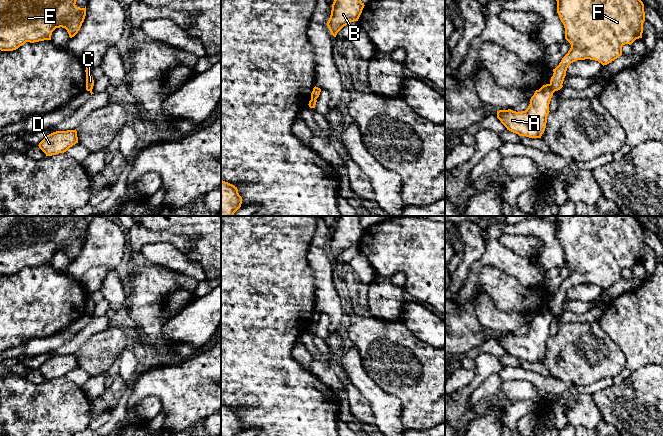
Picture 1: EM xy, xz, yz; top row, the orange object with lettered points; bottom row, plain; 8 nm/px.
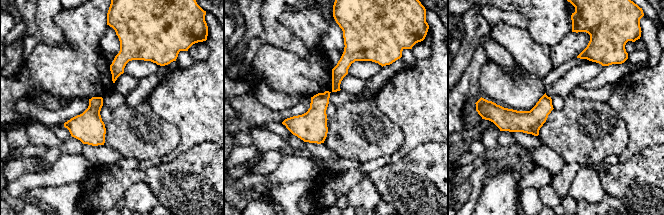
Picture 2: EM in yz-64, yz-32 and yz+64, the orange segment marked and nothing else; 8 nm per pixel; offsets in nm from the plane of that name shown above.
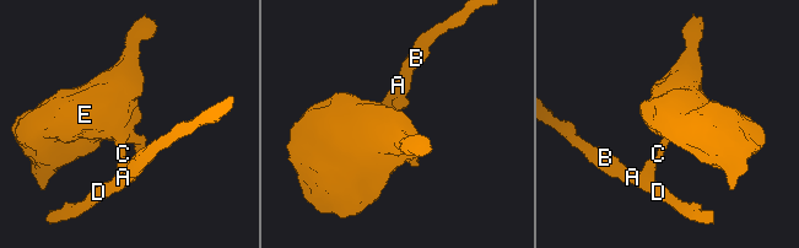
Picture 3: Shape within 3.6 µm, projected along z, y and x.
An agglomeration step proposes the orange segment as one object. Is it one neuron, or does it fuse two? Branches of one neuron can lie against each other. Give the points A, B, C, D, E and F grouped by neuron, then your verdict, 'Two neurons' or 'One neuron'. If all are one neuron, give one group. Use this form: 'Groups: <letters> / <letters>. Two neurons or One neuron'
Groups: A B D / C E F. Two neurons

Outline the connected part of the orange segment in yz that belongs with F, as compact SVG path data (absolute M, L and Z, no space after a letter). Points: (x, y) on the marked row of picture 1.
M556 0L557 13L565 28L565 39L571 44L568 53L553 69L550 86L553 91L563 87L568 66L577 60L595 60L603 66L622 55L622 47L642 38L645 21L641 0Z

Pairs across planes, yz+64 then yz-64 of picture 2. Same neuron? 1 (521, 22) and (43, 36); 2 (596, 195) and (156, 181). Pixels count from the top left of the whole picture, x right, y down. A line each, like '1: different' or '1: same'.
1: different
2: different

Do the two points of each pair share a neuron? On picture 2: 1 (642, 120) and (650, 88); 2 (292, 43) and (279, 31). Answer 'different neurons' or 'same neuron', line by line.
1: same neuron
2: same neuron

